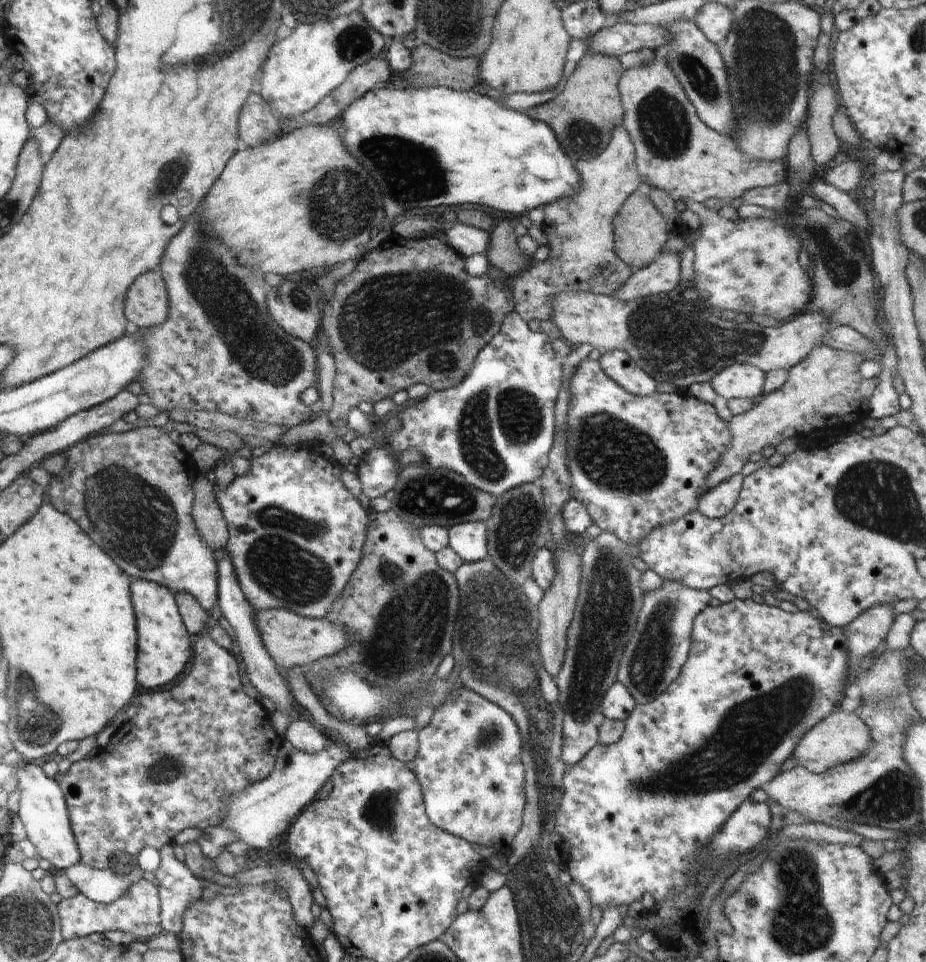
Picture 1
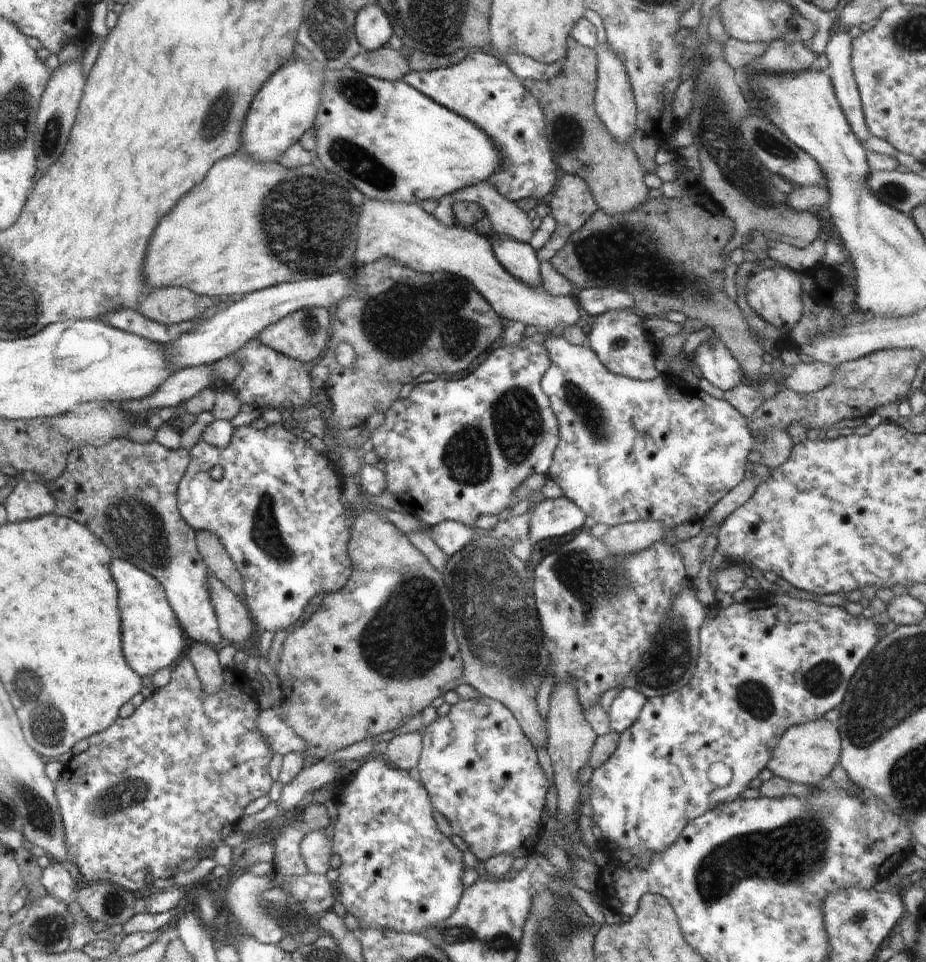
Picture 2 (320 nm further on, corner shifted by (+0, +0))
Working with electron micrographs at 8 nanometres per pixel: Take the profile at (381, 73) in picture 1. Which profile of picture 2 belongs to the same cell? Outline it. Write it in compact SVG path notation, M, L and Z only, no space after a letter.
M387 45L376 50L364 49L350 58L348 65L360 74L388 81L403 81L404 74L411 70L402 54Z

